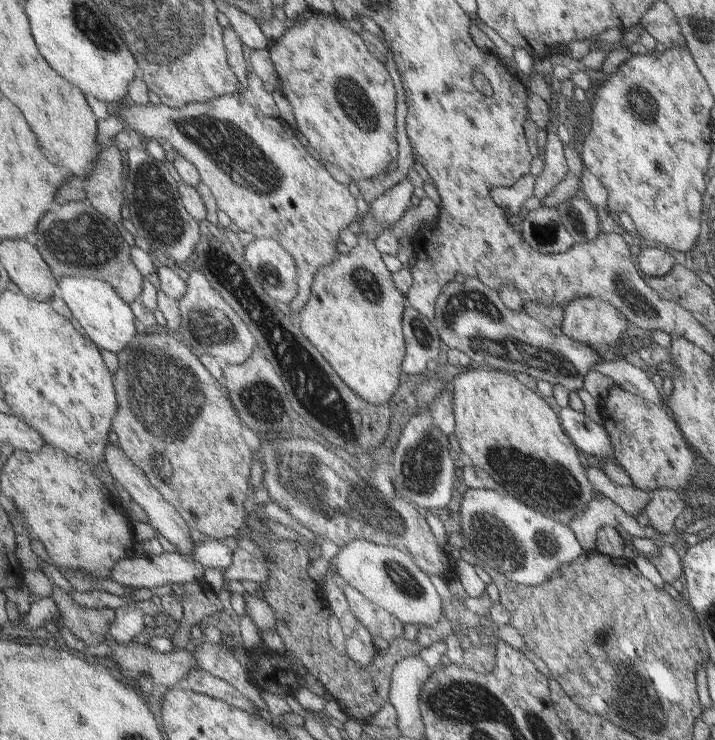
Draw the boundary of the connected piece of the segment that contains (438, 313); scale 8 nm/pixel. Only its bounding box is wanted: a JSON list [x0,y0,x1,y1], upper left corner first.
[431,277,602,391]

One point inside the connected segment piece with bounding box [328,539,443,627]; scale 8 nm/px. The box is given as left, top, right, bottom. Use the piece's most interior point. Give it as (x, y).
(385, 576)

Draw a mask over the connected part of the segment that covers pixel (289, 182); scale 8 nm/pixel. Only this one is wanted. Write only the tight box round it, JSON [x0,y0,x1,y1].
[118,93,357,308]

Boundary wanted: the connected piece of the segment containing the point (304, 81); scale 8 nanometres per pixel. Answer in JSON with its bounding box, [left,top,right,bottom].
[268,20,403,181]

